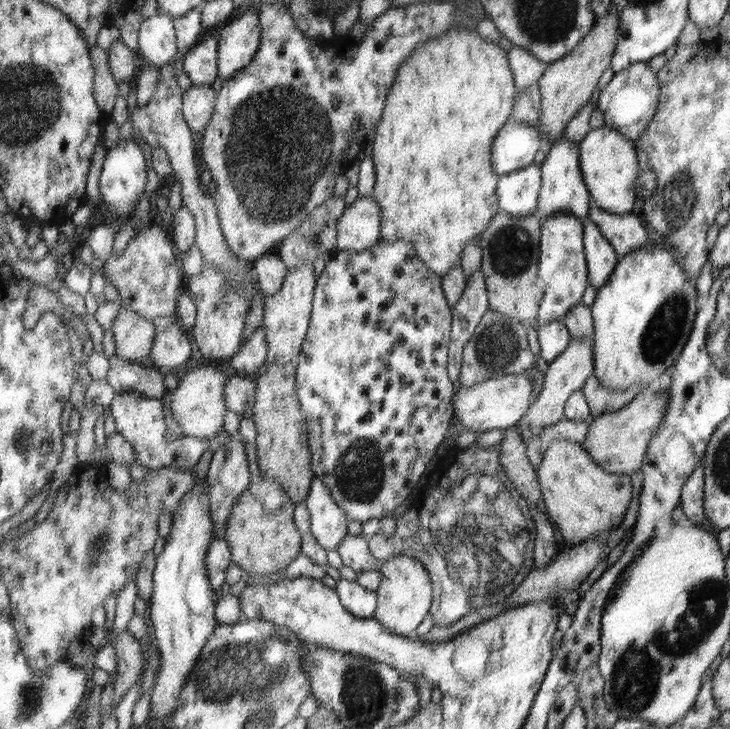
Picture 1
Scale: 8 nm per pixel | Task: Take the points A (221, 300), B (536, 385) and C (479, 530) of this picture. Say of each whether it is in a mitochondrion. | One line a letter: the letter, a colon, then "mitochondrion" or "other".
A: mitochondrion
B: other
C: mitochondrion

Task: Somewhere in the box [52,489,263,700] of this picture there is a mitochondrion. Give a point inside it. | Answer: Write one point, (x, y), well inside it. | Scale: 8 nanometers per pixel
(100, 543)

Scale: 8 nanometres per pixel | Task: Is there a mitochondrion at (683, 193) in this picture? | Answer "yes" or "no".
yes

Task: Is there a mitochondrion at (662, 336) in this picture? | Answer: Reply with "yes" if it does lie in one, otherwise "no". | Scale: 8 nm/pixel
yes

